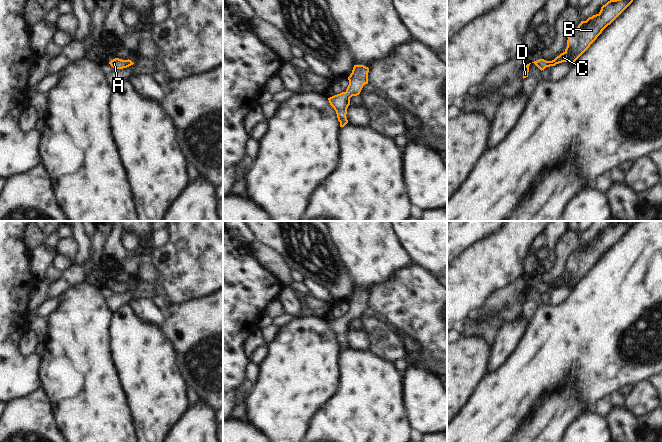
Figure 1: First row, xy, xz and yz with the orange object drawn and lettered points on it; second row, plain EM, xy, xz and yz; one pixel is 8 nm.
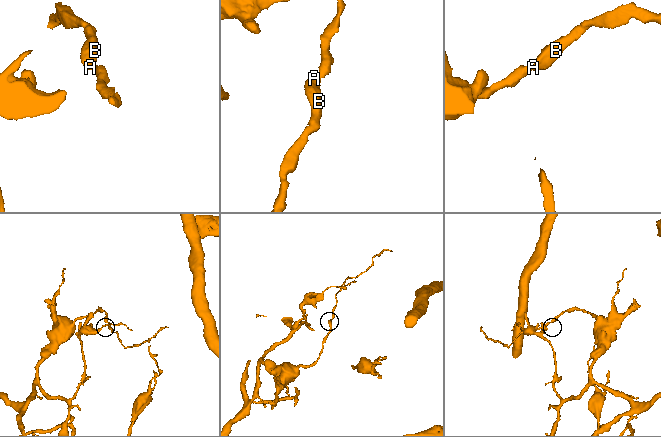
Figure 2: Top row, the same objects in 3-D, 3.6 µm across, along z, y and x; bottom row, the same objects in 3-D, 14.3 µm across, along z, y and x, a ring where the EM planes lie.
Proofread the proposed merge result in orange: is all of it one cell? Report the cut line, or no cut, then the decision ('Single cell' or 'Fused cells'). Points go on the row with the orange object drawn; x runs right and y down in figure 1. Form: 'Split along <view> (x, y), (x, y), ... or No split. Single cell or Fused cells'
No split. Single cell.

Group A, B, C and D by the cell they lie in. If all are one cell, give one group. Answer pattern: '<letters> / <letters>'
A B C D

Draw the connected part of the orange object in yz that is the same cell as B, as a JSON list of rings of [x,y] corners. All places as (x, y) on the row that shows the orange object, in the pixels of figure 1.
[[[610,0],[601,7],[598,14],[581,21],[568,36],[567,47],[563,53],[552,61],[539,59],[534,63],[541,71],[546,67],[562,62],[574,62],[590,47],[602,31],[610,25],[633,0]]]

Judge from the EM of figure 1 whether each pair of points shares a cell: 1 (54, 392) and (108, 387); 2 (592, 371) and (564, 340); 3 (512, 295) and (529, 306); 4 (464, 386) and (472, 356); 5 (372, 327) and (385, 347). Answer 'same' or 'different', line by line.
1: same
2: same
3: different
4: same
5: same

